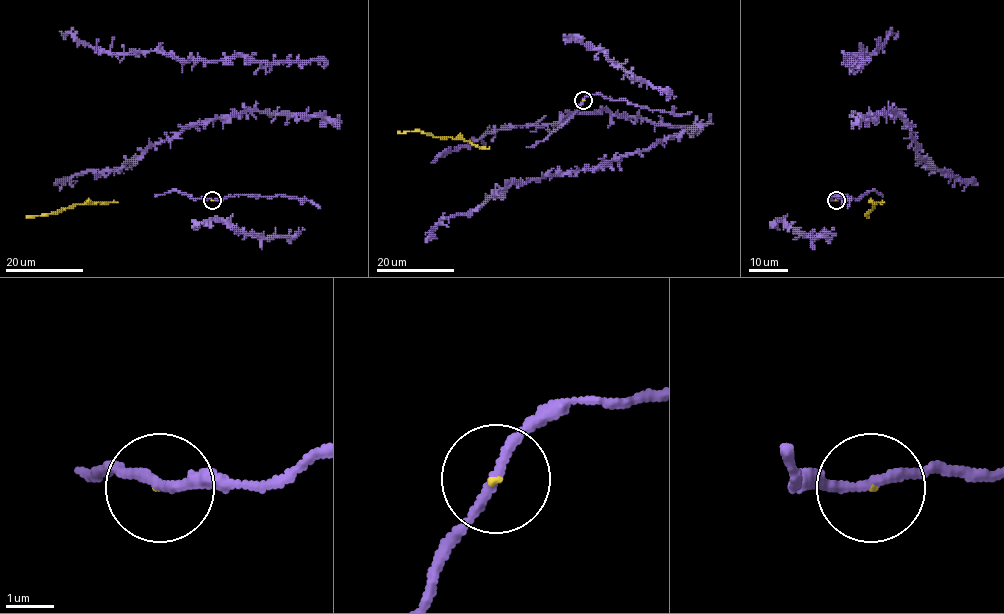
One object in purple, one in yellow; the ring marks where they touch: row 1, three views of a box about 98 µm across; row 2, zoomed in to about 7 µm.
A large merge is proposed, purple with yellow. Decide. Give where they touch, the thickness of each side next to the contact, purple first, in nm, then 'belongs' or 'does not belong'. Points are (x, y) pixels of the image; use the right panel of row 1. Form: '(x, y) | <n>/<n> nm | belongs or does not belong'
(836, 200) | 190/50 nm | belongs

